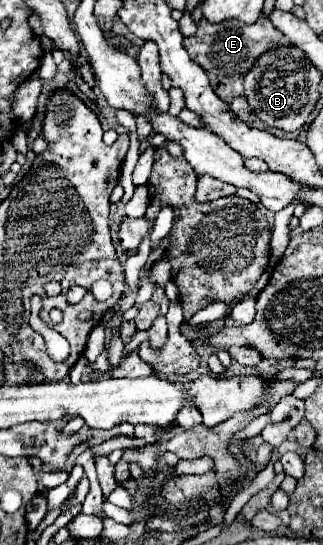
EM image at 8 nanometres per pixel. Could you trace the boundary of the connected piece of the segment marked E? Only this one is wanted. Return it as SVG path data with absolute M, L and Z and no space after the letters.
M260 16L256 24L244 24L238 20L224 20L224 22L212 24L202 18L196 34L190 38L184 38L184 48L190 54L190 58L206 70L214 92L228 104L228 108L244 122L250 122L252 112L244 96L242 80L248 74L248 70L254 66L256 58L268 48L280 44L280 38L282 38L282 32L278 32L272 26L272 22L264 16Z

